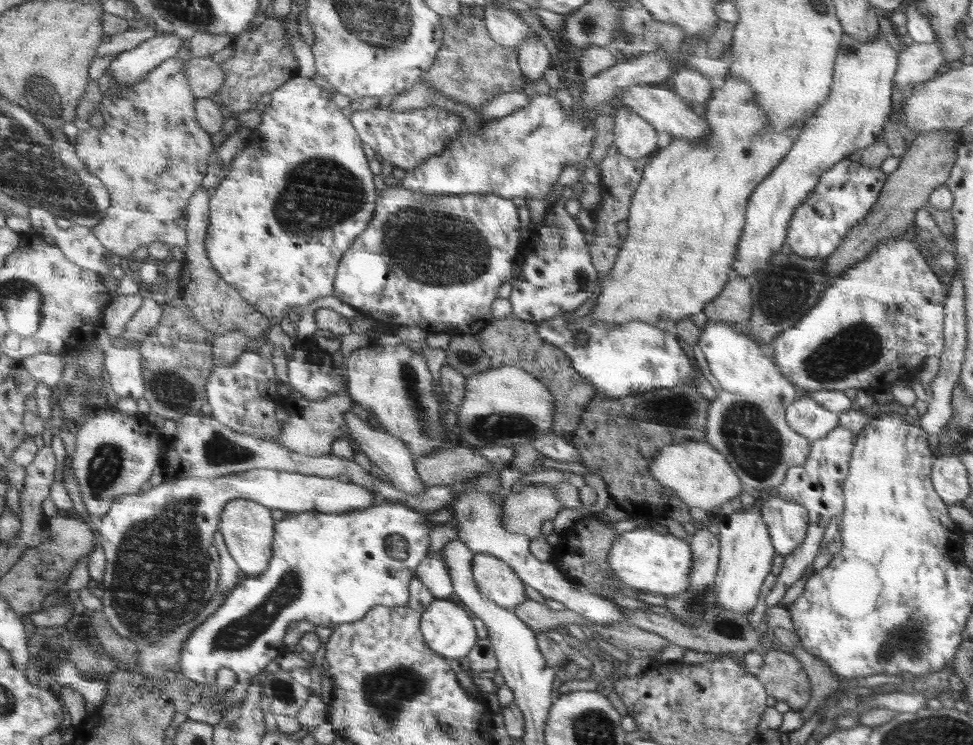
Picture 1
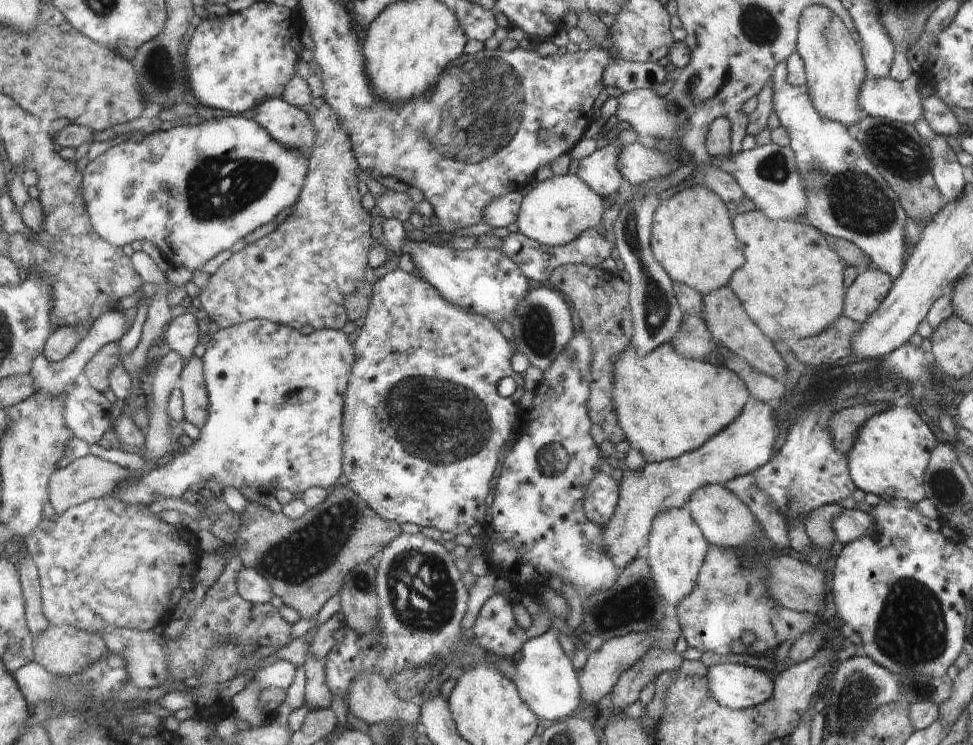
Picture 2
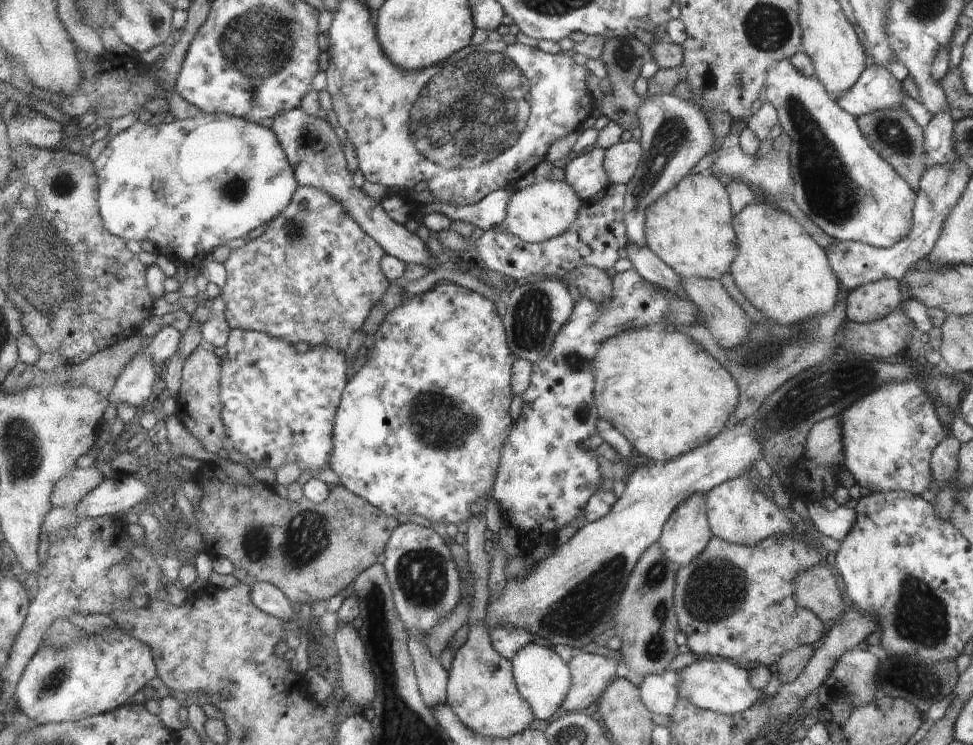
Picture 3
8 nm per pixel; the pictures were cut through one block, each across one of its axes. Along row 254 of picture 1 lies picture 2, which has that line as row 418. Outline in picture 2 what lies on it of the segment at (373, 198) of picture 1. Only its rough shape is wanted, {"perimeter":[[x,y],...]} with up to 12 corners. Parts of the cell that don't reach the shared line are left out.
{"perimeter":[[264,319],[203,359],[201,438],[111,495],[334,488],[356,358]]}

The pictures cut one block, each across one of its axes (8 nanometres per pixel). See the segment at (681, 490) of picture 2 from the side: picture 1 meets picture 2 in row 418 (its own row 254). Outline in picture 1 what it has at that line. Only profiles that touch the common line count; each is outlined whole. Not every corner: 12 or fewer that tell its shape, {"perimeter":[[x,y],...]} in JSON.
{"perimeter":[[844,33],[828,100],[749,199],[733,276],[784,246],[833,164],[881,138],[898,54]]}

